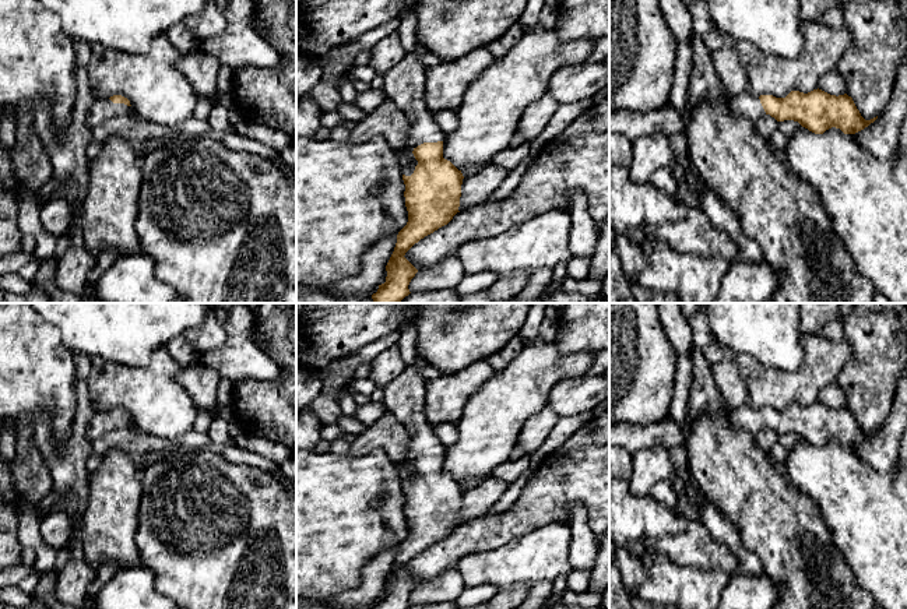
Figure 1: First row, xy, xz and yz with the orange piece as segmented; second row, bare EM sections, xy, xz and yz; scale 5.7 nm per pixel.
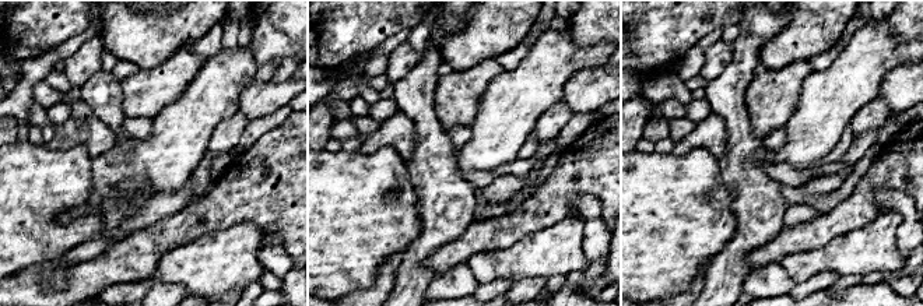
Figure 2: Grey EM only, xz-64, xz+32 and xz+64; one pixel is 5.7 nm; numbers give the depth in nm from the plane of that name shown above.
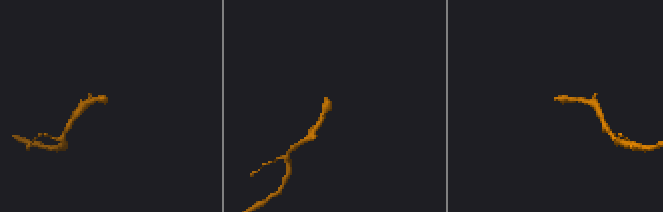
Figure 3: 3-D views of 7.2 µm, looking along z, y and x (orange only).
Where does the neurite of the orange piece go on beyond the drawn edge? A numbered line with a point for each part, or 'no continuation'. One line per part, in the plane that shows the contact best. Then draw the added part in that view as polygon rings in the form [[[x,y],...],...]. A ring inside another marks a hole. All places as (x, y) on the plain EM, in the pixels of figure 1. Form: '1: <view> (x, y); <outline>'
1: xz (404, 397); [[[418,355],[412,366],[405,366],[394,380],[383,387],[382,402],[386,411],[404,426],[409,437],[409,450],[402,461],[408,465],[408,475],[401,479],[401,486],[405,489],[411,489],[418,478],[412,467],[418,458],[446,451],[423,413],[426,380],[421,370],[426,365],[426,360]]]

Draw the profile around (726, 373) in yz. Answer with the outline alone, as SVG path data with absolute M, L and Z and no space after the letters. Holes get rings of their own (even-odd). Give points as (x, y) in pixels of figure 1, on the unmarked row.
M721 345L721 348L724 358L711 366L713 377L727 406L739 408L748 404L748 388L737 366L737 355L724 345Z

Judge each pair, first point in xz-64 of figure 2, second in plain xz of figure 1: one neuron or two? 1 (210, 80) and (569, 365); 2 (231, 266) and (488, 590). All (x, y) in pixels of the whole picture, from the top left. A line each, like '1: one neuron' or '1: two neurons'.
1: one neuron
2: two neurons

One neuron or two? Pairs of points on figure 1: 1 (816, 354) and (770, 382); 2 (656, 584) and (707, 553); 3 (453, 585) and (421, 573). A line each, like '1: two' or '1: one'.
1: one
2: two
3: two

